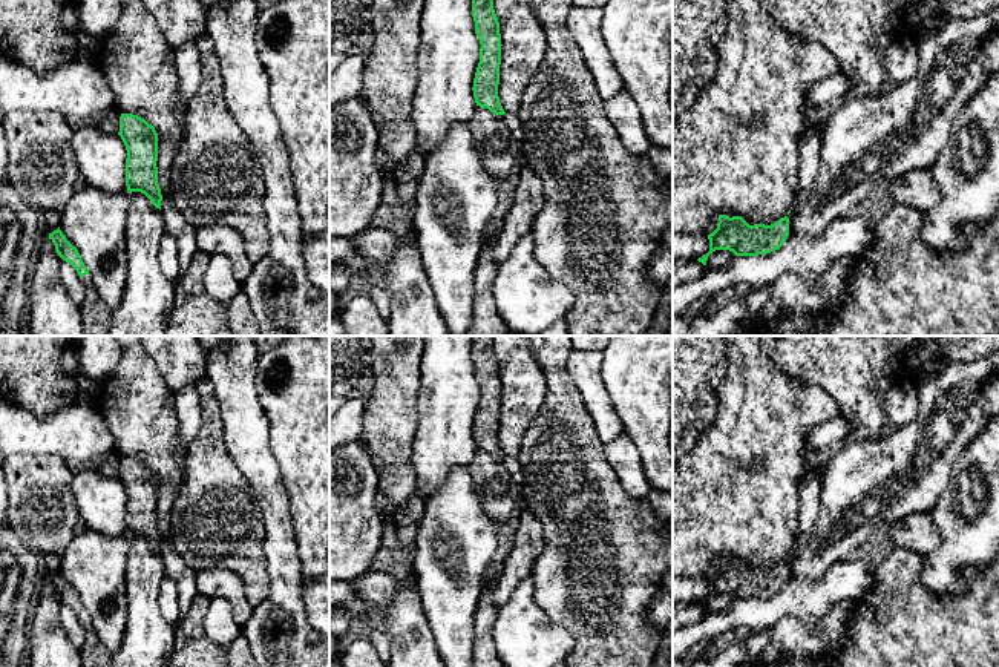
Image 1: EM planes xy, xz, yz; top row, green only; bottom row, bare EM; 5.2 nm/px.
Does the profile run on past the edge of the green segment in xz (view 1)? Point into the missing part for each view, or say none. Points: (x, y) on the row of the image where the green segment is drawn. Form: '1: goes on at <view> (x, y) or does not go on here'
1: does not go on here

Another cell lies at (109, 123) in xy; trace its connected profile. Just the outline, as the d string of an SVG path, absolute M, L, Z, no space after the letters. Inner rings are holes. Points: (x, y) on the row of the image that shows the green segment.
M118 109L109 110L103 117L97 118L95 123L100 130L106 133L118 133L120 132L120 117L121 112Z

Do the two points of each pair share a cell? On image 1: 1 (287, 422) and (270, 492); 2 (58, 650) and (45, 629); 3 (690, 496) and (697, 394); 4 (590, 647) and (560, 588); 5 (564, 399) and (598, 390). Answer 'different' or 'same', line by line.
1: different
2: same
3: different
4: same
5: different

